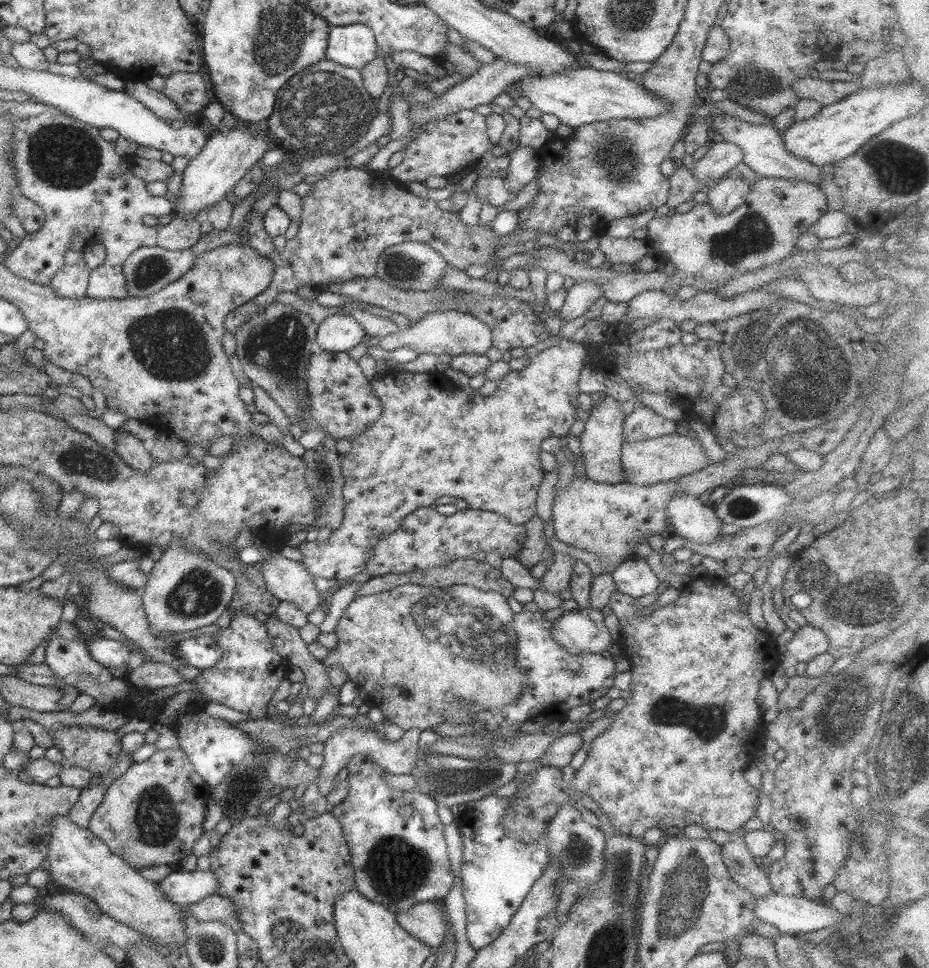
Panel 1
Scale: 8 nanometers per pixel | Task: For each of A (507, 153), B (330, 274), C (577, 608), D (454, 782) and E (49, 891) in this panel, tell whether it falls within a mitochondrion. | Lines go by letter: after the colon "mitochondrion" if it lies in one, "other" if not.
A: other
B: other
C: other
D: mitochondrion
E: other

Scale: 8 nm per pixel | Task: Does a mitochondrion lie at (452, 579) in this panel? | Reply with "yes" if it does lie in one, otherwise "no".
yes

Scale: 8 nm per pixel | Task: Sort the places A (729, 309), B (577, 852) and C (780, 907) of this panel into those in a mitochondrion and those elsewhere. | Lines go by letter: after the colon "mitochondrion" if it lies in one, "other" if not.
A: other
B: mitochondrion
C: other

